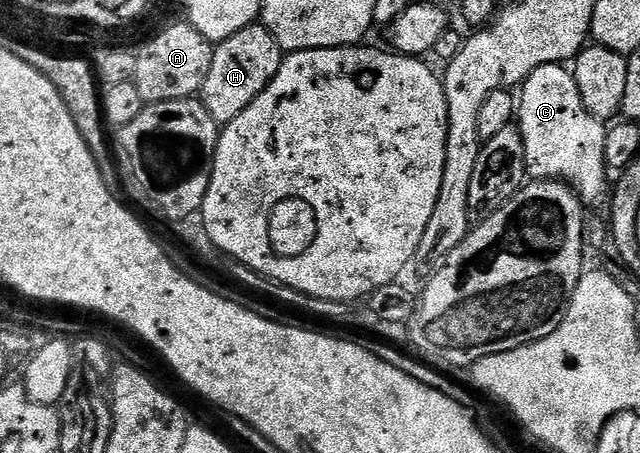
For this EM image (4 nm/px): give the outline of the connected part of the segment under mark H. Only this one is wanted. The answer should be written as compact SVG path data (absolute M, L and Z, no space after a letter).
M252 25L241 29L241 33L233 33L233 37L218 44L214 52L215 56L209 65L209 77L205 77L203 82L201 102L215 123L226 125L241 117L248 105L270 85L273 77L277 77L285 52L262 25Z

